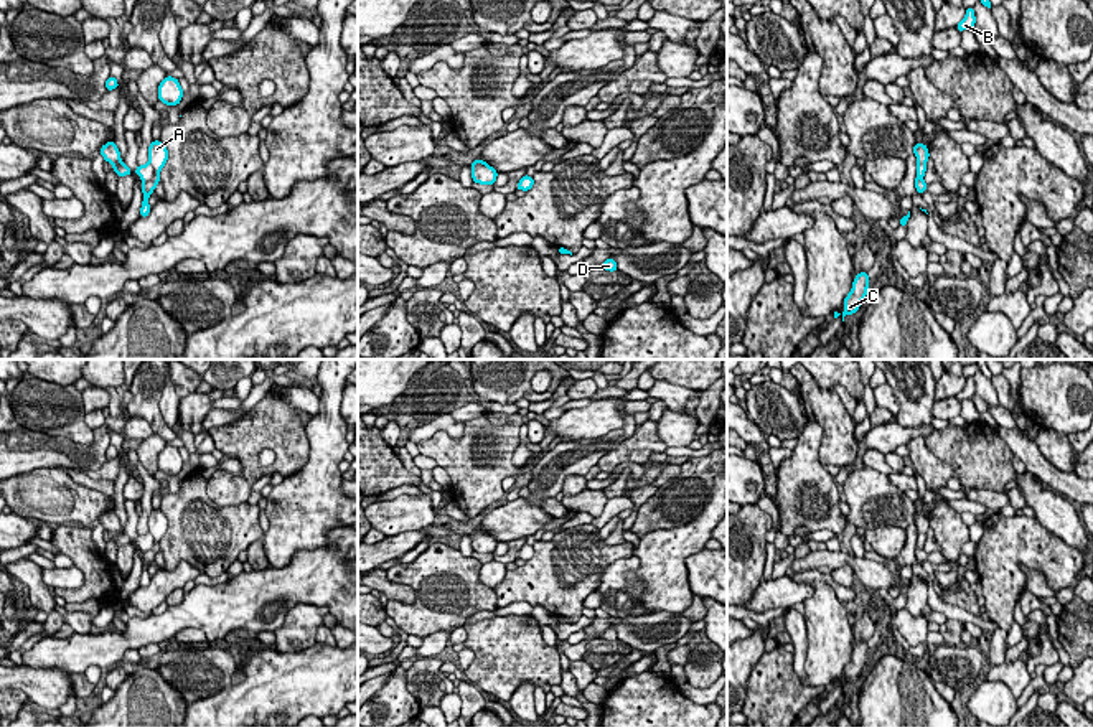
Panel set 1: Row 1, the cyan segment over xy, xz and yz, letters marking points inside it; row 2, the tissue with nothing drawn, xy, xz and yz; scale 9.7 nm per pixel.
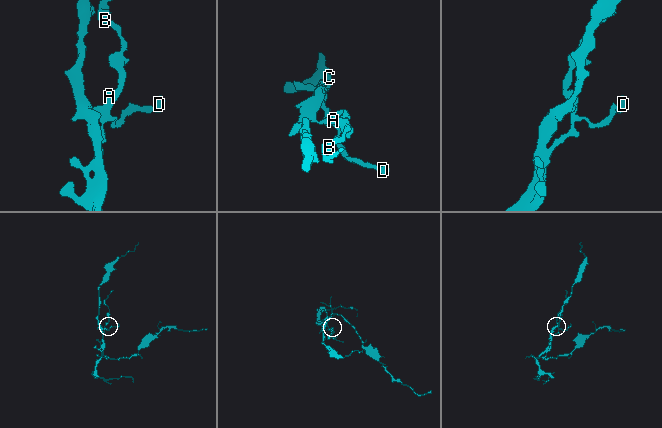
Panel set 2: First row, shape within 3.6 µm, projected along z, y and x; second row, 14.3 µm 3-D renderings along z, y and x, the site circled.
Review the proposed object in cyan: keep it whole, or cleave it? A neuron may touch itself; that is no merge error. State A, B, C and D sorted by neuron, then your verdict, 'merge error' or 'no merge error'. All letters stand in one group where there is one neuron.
A B D / C | merge error

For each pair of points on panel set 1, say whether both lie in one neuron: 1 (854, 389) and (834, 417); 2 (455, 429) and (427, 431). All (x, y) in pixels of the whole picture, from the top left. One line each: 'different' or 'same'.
1: different
2: same

